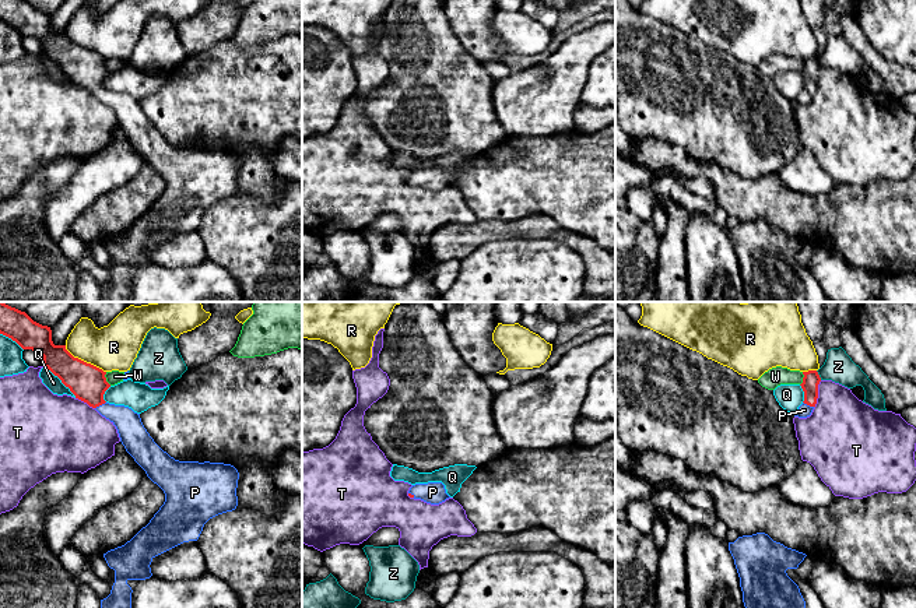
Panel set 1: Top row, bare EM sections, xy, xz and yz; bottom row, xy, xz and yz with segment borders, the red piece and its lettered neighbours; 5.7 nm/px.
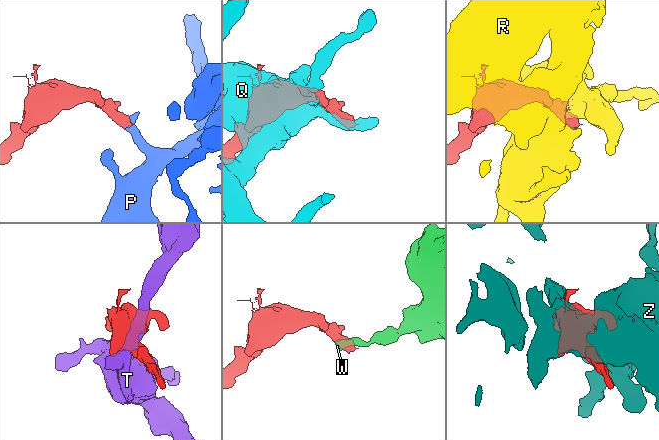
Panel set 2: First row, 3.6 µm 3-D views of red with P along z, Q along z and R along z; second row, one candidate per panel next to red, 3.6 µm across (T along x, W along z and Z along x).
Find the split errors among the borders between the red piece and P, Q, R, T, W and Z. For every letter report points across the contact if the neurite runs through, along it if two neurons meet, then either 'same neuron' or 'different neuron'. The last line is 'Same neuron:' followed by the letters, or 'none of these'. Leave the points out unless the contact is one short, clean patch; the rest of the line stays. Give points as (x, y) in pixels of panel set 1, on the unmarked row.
P: runs through xy (87, 69), (94, 85), (99, 91), (132, 119); same neuron
Q: different neuron
R: different neuron
T: different neuron
W: border along xy (105, 59), (105, 66), (111, 71); different neuron
Z: different neuron
Same neuron: P

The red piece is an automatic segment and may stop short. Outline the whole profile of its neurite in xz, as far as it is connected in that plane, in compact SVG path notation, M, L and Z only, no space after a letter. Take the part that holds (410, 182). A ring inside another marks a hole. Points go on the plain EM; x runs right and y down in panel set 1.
M442 169L415 171L410 175L408 183L421 186L431 191L439 191L449 186L445 172Z

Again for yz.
M817 57L803 59L803 61L804 61L804 64L803 64L803 70L800 73L804 78L804 88L799 94L797 99L794 101L794 103L799 103L799 105L807 105L811 102L811 99L817 91L818 71L821 68L821 64Z

